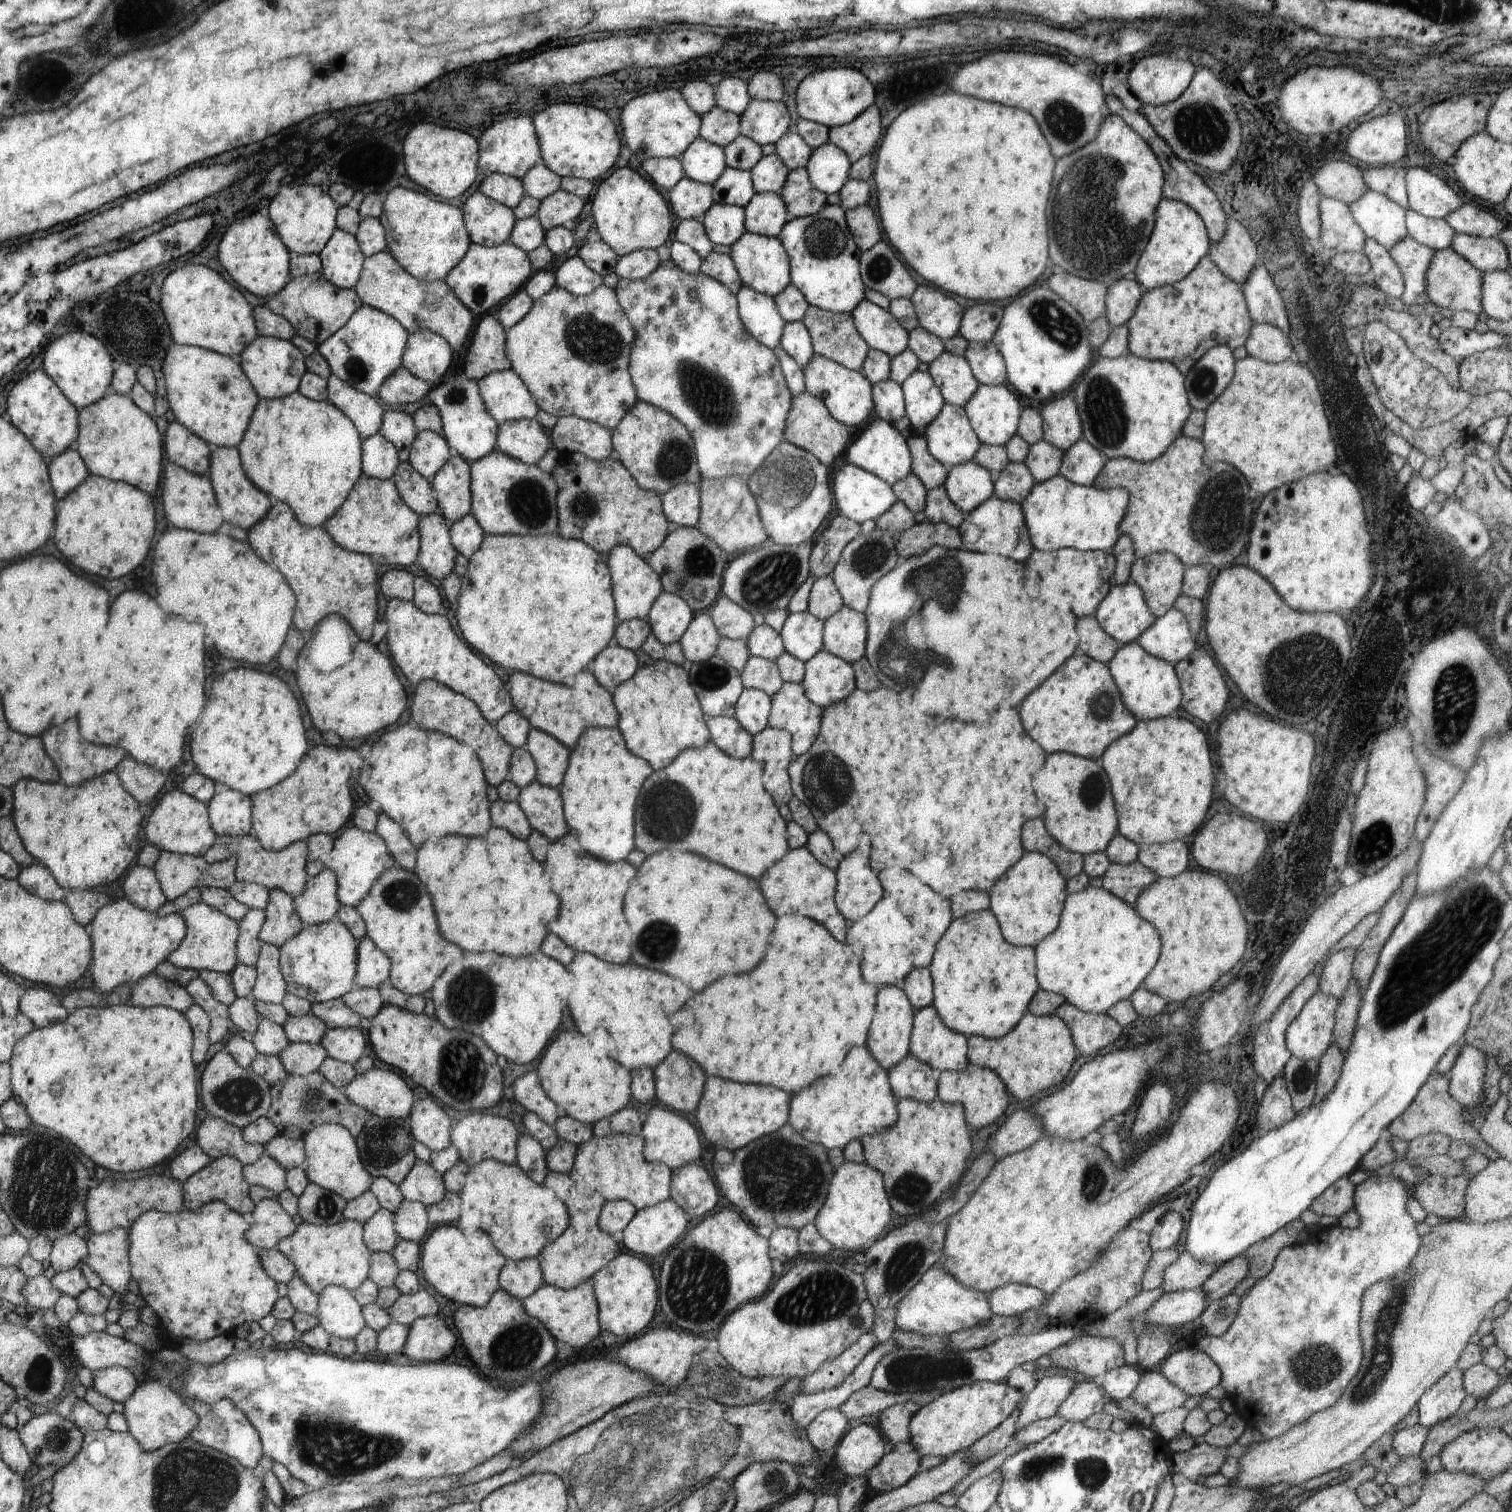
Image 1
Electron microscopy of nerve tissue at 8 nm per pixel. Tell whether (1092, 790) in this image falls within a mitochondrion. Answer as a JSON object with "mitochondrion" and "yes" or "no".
{"mitochondrion":"yes"}

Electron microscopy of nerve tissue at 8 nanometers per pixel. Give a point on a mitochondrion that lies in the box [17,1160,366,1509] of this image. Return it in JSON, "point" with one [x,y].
{"point":[38,1379]}

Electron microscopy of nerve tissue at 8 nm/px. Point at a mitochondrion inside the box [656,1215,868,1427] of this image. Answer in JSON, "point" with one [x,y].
{"point":[697,1282]}

